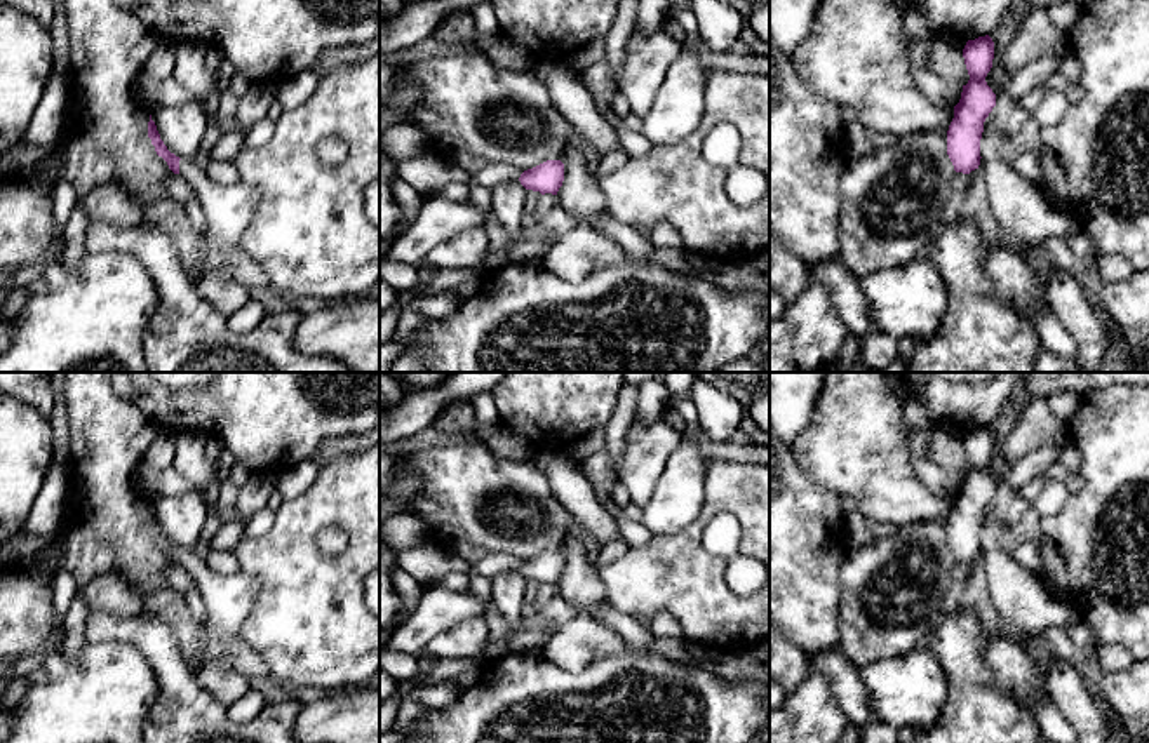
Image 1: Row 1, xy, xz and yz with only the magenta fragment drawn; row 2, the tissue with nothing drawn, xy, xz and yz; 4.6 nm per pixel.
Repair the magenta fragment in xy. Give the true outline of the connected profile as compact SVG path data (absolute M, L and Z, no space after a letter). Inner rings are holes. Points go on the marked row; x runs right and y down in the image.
M148 122L148 137L169 169L183 177L195 191L205 214L205 231L198 238L197 256L186 270L198 280L216 277L223 282L235 280L232 256L240 245L244 230L249 226L259 202L259 193L237 181L230 186L214 183L193 158L179 158L167 150L155 122Z

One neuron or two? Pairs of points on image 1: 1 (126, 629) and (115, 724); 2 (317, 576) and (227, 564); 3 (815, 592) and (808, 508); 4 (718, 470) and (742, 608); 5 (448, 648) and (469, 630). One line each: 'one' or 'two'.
1: two
2: two
3: one
4: one
5: one

